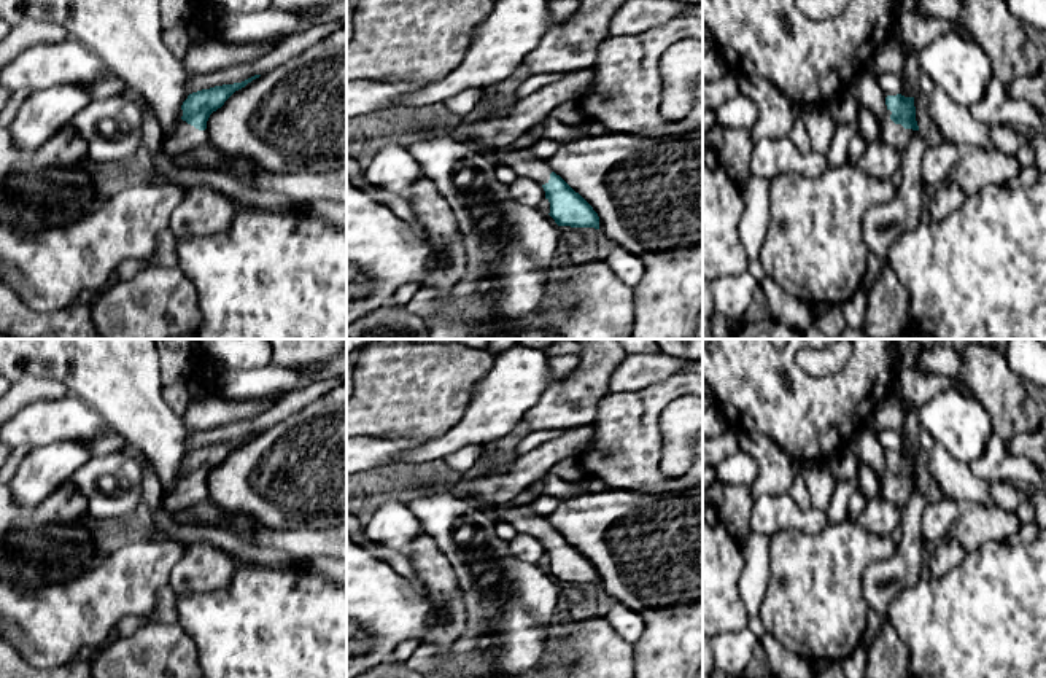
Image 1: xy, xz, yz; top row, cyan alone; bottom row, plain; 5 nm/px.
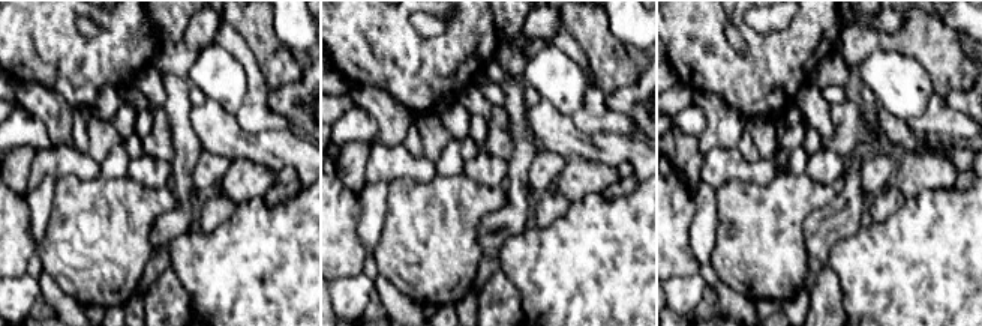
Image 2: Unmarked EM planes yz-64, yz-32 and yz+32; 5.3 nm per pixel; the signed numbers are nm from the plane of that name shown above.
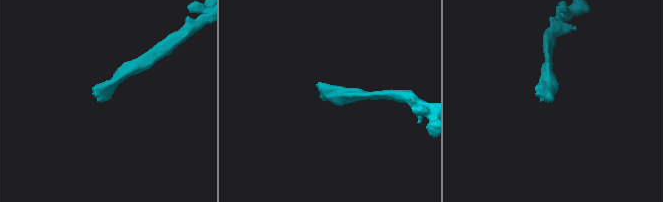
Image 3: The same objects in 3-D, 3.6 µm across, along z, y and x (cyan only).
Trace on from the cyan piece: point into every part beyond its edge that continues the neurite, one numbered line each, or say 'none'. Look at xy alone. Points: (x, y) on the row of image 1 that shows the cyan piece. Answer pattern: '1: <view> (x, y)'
1: xy (186, 137)

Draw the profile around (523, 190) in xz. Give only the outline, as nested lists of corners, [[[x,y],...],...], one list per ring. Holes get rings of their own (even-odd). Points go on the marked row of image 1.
[[[517,177],[517,180],[507,185],[512,199],[528,207],[539,208],[540,202],[545,199],[544,188],[533,178]]]

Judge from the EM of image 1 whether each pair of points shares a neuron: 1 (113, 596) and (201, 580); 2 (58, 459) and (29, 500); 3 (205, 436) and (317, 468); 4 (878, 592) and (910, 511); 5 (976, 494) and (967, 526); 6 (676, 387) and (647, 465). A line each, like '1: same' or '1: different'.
1: different
2: same
3: different
4: same
5: different
6: same

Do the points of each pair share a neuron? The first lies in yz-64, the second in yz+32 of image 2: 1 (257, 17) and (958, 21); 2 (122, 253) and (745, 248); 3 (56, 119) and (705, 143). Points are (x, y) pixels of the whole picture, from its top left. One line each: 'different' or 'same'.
1: different
2: same
3: same

